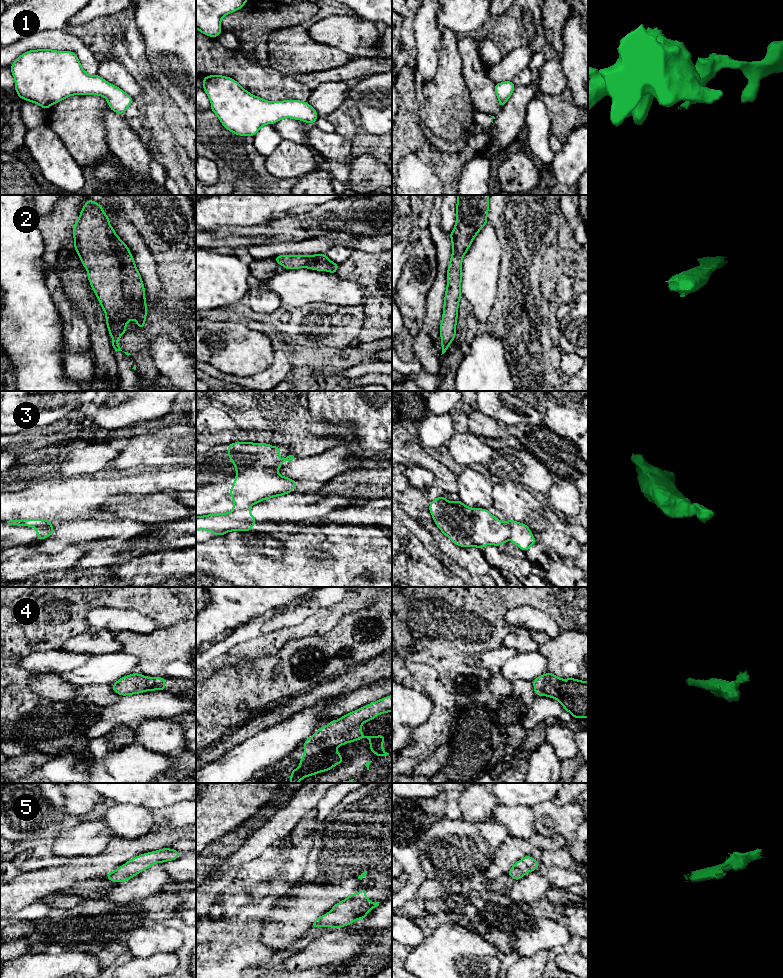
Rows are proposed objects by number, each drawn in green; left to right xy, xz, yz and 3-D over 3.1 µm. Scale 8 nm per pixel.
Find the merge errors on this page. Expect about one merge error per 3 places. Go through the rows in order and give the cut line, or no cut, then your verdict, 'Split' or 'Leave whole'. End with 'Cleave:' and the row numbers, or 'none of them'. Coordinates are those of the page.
1: No split. Leave whole
2: No split. Leave whole
3: Split along xy (36, 526), (47, 526), (52, 529). Split
4: No split. Leave whole
5: No split. Leave whole
Cleave: 3

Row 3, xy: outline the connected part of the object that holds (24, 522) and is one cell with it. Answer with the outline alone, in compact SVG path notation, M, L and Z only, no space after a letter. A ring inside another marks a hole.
M22 519L22 520L9 520L9 525L17 526L30 526L30 527L48 527L53 529L53 525L49 520L46 519Z

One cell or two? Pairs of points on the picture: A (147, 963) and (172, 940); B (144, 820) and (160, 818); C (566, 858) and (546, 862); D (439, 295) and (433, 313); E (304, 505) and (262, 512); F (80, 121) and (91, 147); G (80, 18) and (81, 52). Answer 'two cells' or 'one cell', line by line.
A: two cells
B: two cells
C: one cell
D: one cell
E: one cell
F: one cell
G: two cells

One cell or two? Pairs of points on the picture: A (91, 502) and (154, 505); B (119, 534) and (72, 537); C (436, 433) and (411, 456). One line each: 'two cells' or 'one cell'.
A: two cells
B: one cell
C: two cells

